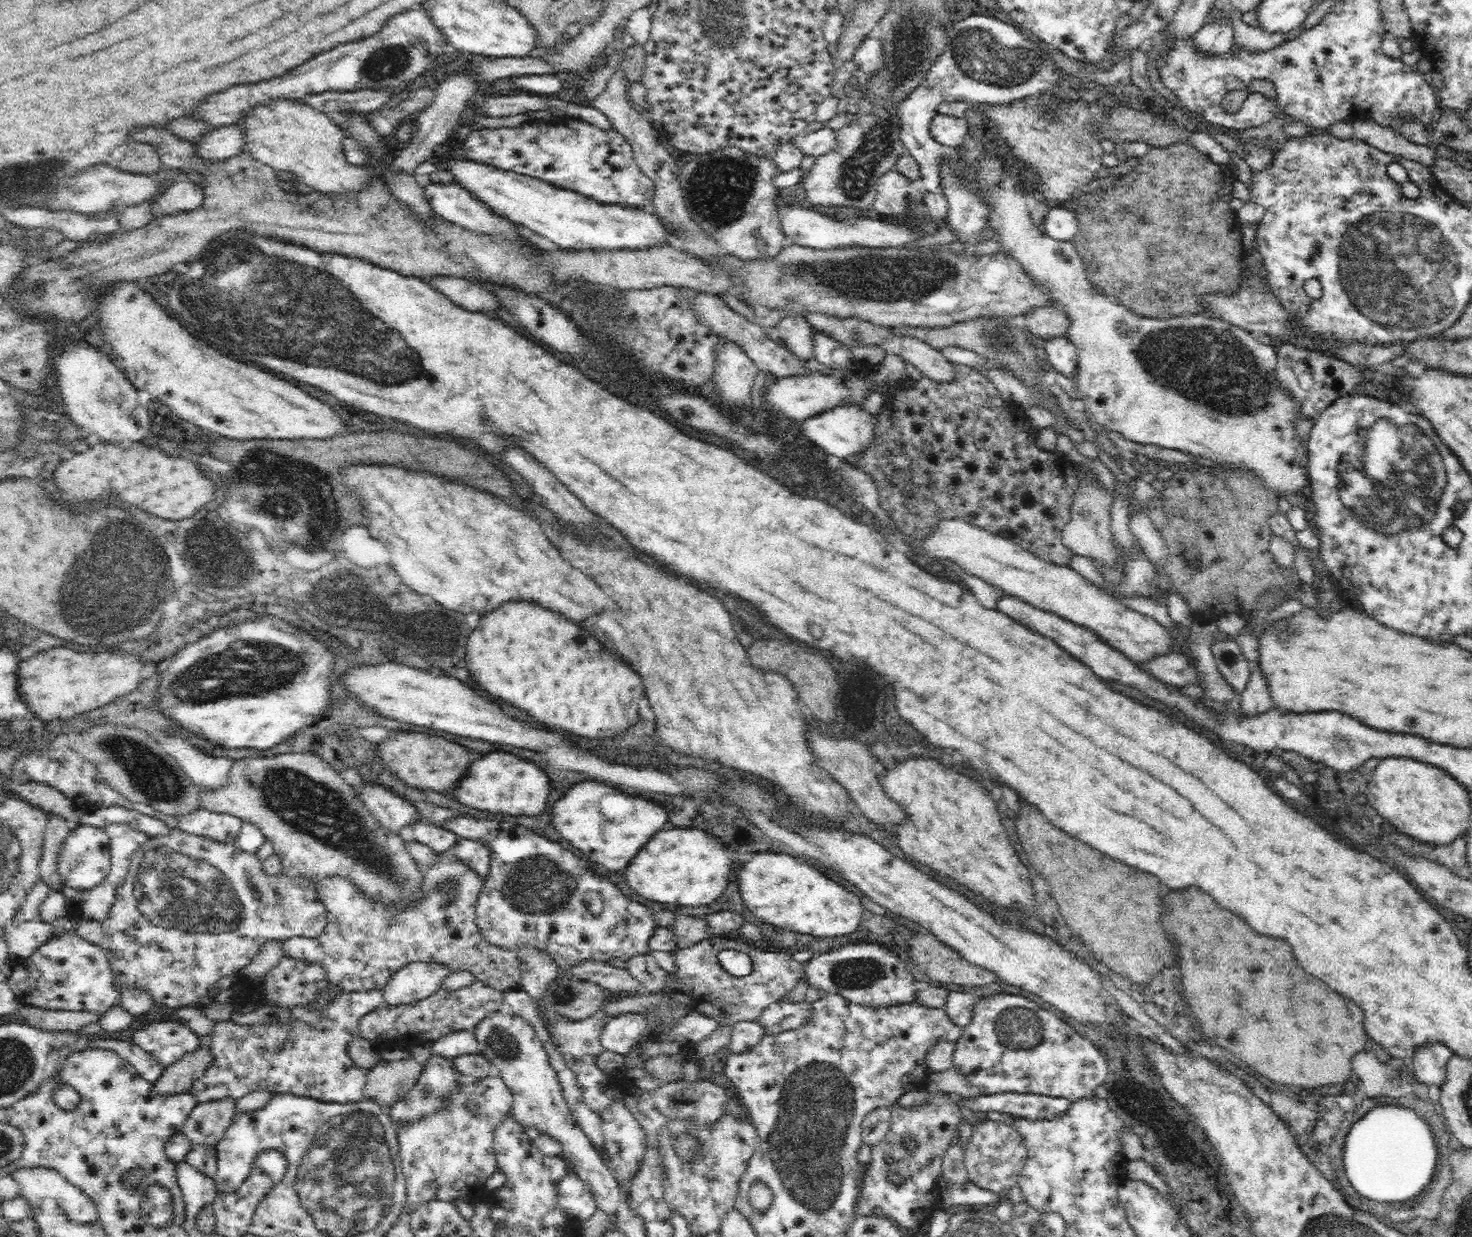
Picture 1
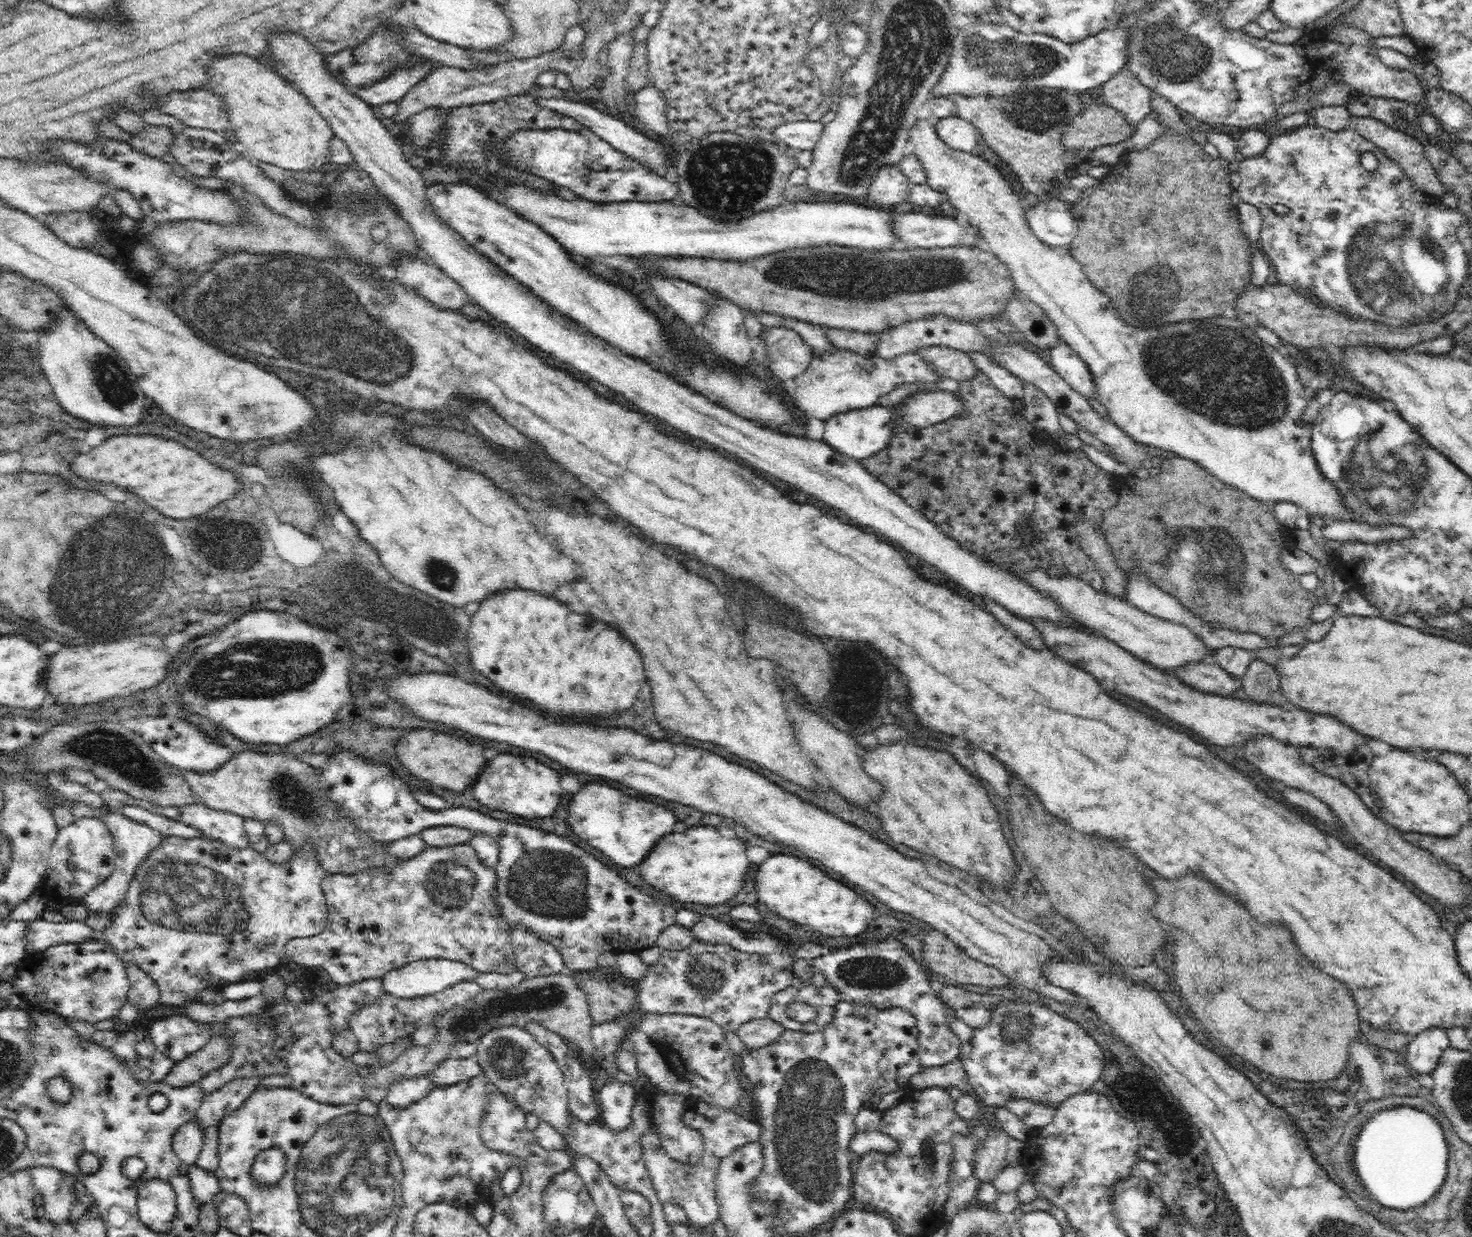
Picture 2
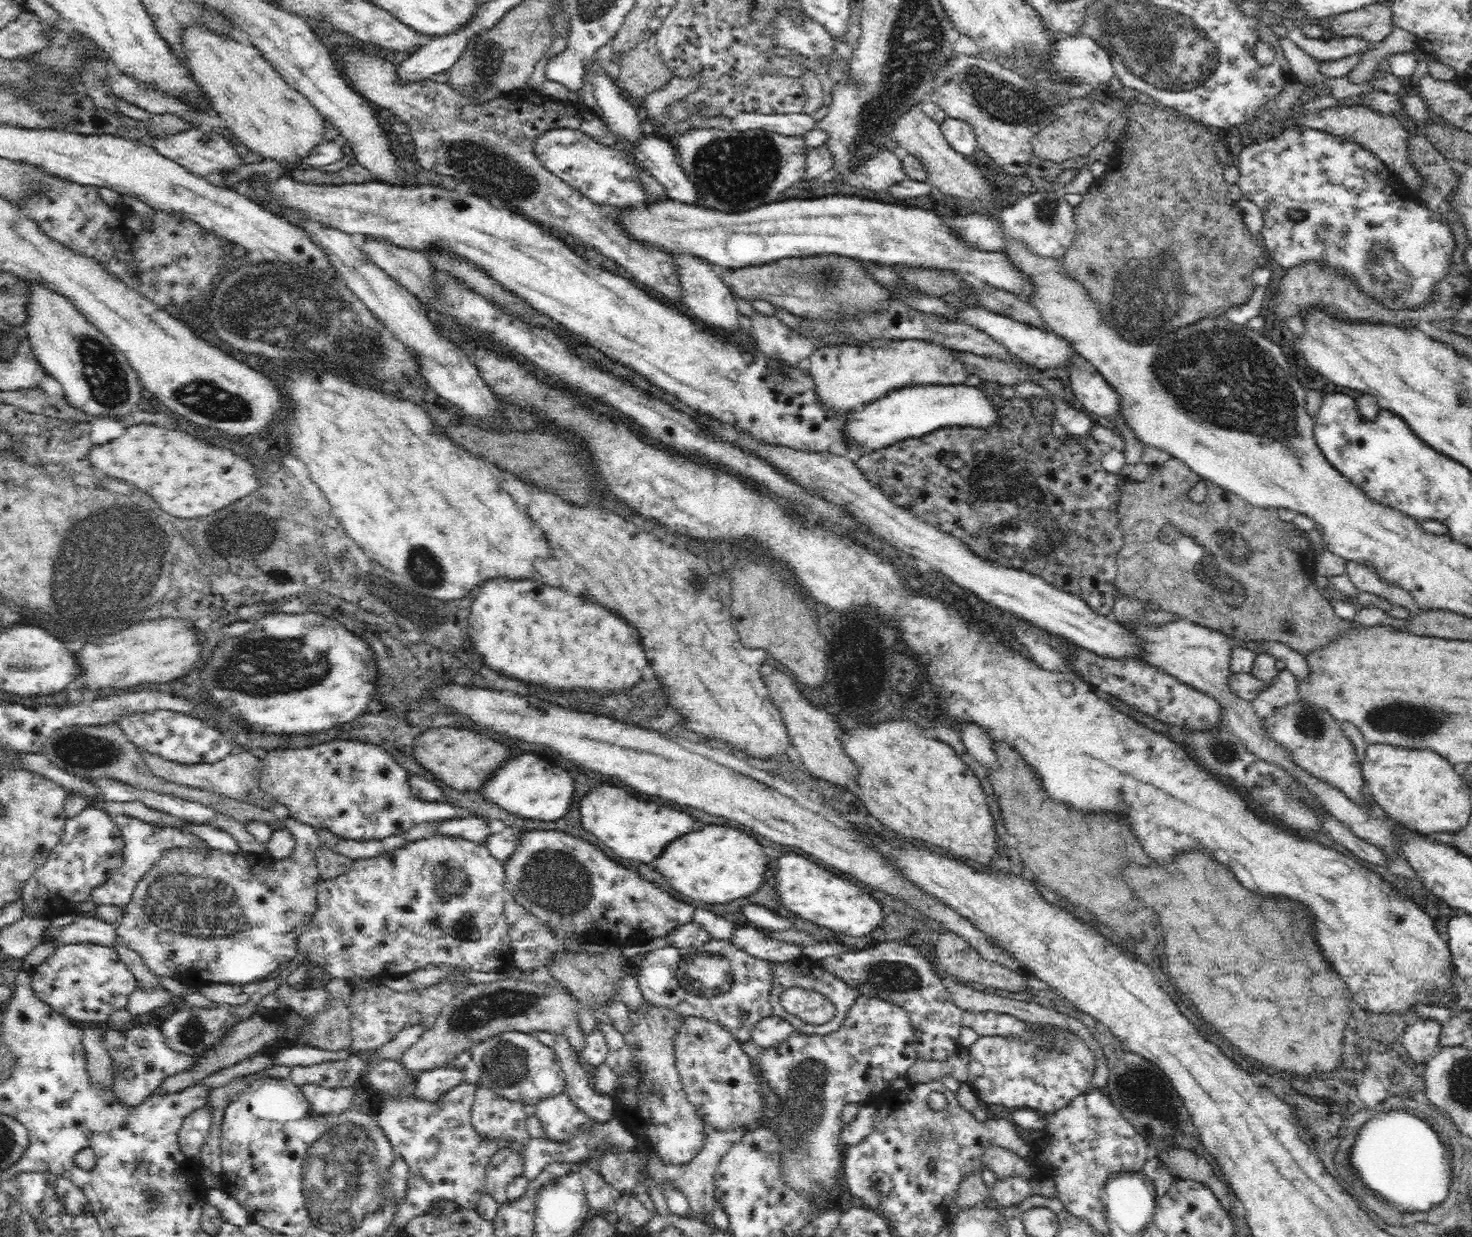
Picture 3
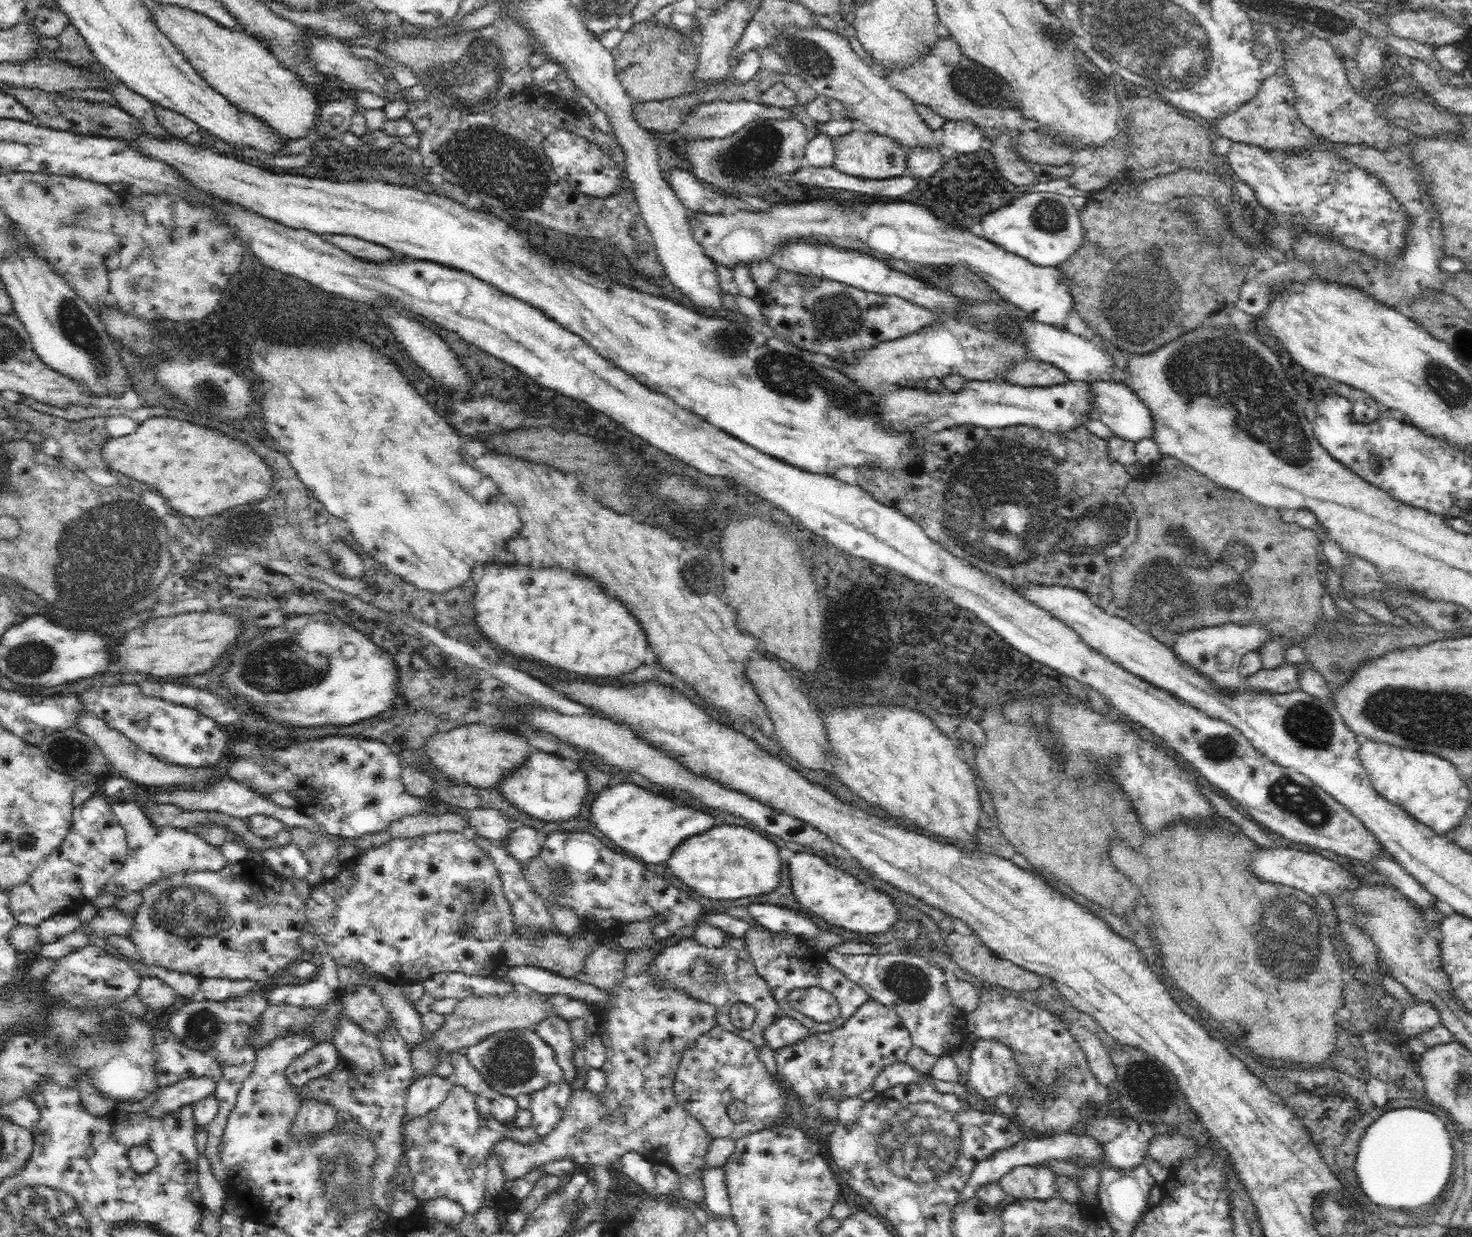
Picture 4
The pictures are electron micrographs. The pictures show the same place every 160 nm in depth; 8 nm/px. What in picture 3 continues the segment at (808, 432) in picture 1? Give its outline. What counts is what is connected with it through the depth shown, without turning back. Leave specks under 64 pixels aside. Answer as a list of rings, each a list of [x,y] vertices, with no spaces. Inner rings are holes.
[[[914,386],[888,393],[879,401],[871,402],[846,414],[840,430],[841,442],[852,450],[864,453],[892,446],[902,439],[916,439],[944,426],[986,426],[996,419],[992,405],[976,387]]]

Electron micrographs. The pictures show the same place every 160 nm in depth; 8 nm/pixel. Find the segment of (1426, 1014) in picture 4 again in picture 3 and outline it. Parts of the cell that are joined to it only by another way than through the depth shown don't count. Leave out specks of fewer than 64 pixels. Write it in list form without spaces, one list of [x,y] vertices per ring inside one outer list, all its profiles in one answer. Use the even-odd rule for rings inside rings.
[[[1414,1018],[1404,1033],[1404,1048],[1416,1064],[1427,1062],[1436,1046],[1442,1046],[1442,1026],[1432,1019]]]

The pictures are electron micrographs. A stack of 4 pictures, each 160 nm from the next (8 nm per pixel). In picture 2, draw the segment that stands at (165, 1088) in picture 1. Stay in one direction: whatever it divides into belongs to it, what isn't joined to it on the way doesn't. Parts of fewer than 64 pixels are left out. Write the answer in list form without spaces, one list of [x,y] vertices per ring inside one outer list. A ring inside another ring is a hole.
[[[222,1035],[211,1036],[200,1050],[176,1062],[163,1081],[172,1088],[186,1088],[199,1082],[208,1071],[229,1062],[230,1042]]]

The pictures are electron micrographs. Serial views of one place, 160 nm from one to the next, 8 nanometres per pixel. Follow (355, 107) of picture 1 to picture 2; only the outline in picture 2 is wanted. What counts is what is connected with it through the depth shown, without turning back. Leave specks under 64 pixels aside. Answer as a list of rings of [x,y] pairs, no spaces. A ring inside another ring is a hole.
[[[418,60],[415,64],[408,69],[400,69],[397,70],[392,76],[388,77],[386,80],[382,82],[376,83],[372,86],[367,86],[363,88],[356,88],[356,93],[352,95],[356,95],[358,99],[364,101],[364,104],[368,105],[368,107],[374,109],[375,106],[382,106],[382,104],[386,104],[387,102],[393,102],[396,104],[405,94],[407,90],[410,90],[411,86],[414,86],[419,80],[425,77],[425,75],[430,72],[432,68],[427,66],[429,61]]]

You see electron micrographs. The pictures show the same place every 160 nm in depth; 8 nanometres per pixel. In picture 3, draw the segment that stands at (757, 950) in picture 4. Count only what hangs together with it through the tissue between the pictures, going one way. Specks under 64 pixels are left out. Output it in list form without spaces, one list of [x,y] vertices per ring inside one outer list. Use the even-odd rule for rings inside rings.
[[[804,956],[798,957],[795,961],[786,961],[783,963],[777,963],[778,966],[778,980],[776,980],[773,989],[771,990],[770,995],[770,1004],[772,1006],[772,1012],[777,1017],[788,1021],[794,1029],[800,1031],[802,1033],[806,1033],[808,1035],[817,1034],[824,1035],[830,1034],[830,1032],[838,1030],[840,1028],[840,1024],[843,1022],[846,1016],[846,1012],[848,1012],[848,1006],[856,1000],[858,997],[858,993],[852,989],[852,987],[848,987],[842,979],[838,979],[834,973],[828,971],[822,966],[821,961],[814,962],[810,959],[805,958]],[[796,987],[800,987],[806,990],[813,990],[817,993],[822,994],[822,997],[826,999],[826,1001],[830,1002],[832,1006],[834,1006],[833,1016],[828,1022],[821,1024],[820,1026],[806,1024],[791,1015],[790,1013],[784,1010],[784,1007],[781,1005],[780,997],[784,992],[790,989],[794,989]]]

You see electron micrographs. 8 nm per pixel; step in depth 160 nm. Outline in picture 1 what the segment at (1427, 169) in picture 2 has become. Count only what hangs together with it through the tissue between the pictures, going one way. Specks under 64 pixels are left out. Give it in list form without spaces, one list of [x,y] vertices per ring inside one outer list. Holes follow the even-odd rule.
[[[1360,120],[1351,124],[1354,136],[1362,142],[1381,150],[1382,152],[1400,155],[1411,161],[1431,167],[1436,160],[1434,150],[1426,145],[1419,145],[1404,138],[1404,134],[1389,129],[1374,122]]]

